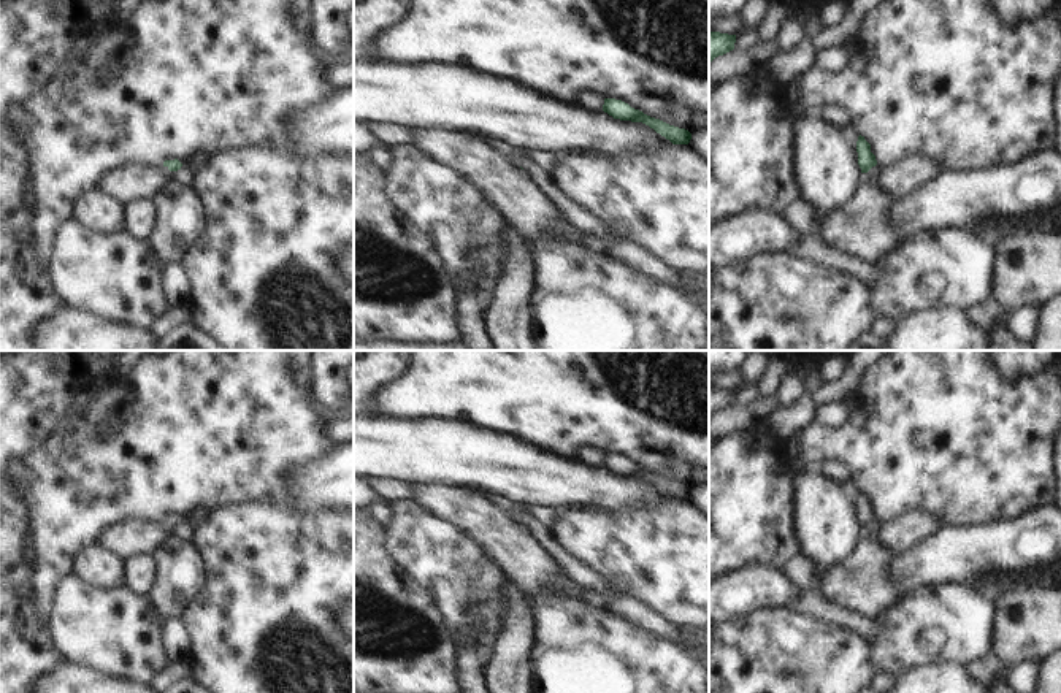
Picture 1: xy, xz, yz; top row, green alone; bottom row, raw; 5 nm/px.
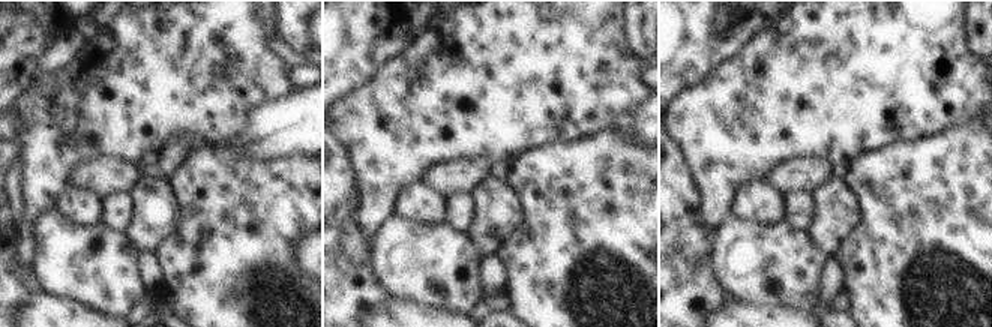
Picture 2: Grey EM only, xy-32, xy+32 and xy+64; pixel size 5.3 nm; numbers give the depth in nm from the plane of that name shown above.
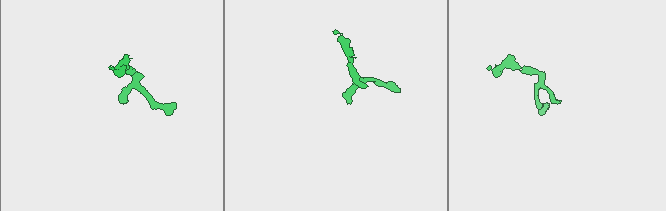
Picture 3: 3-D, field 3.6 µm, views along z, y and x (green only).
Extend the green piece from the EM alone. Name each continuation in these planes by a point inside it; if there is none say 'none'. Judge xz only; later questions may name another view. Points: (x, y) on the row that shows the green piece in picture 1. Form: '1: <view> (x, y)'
none

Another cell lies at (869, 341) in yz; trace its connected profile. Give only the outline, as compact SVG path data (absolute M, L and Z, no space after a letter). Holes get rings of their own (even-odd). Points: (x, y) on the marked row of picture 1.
M868 333L855 341L847 350L883 350L883 341L879 336Z

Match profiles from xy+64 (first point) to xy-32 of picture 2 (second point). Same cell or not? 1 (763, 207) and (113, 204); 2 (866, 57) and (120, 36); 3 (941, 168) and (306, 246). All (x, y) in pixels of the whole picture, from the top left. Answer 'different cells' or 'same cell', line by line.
1: different cells
2: same cell
3: different cells

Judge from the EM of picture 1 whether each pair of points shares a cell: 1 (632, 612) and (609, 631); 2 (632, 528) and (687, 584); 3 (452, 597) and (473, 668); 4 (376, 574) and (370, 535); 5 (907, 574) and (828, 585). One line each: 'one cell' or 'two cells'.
1: two cells
2: one cell
3: two cells
4: one cell
5: two cells

